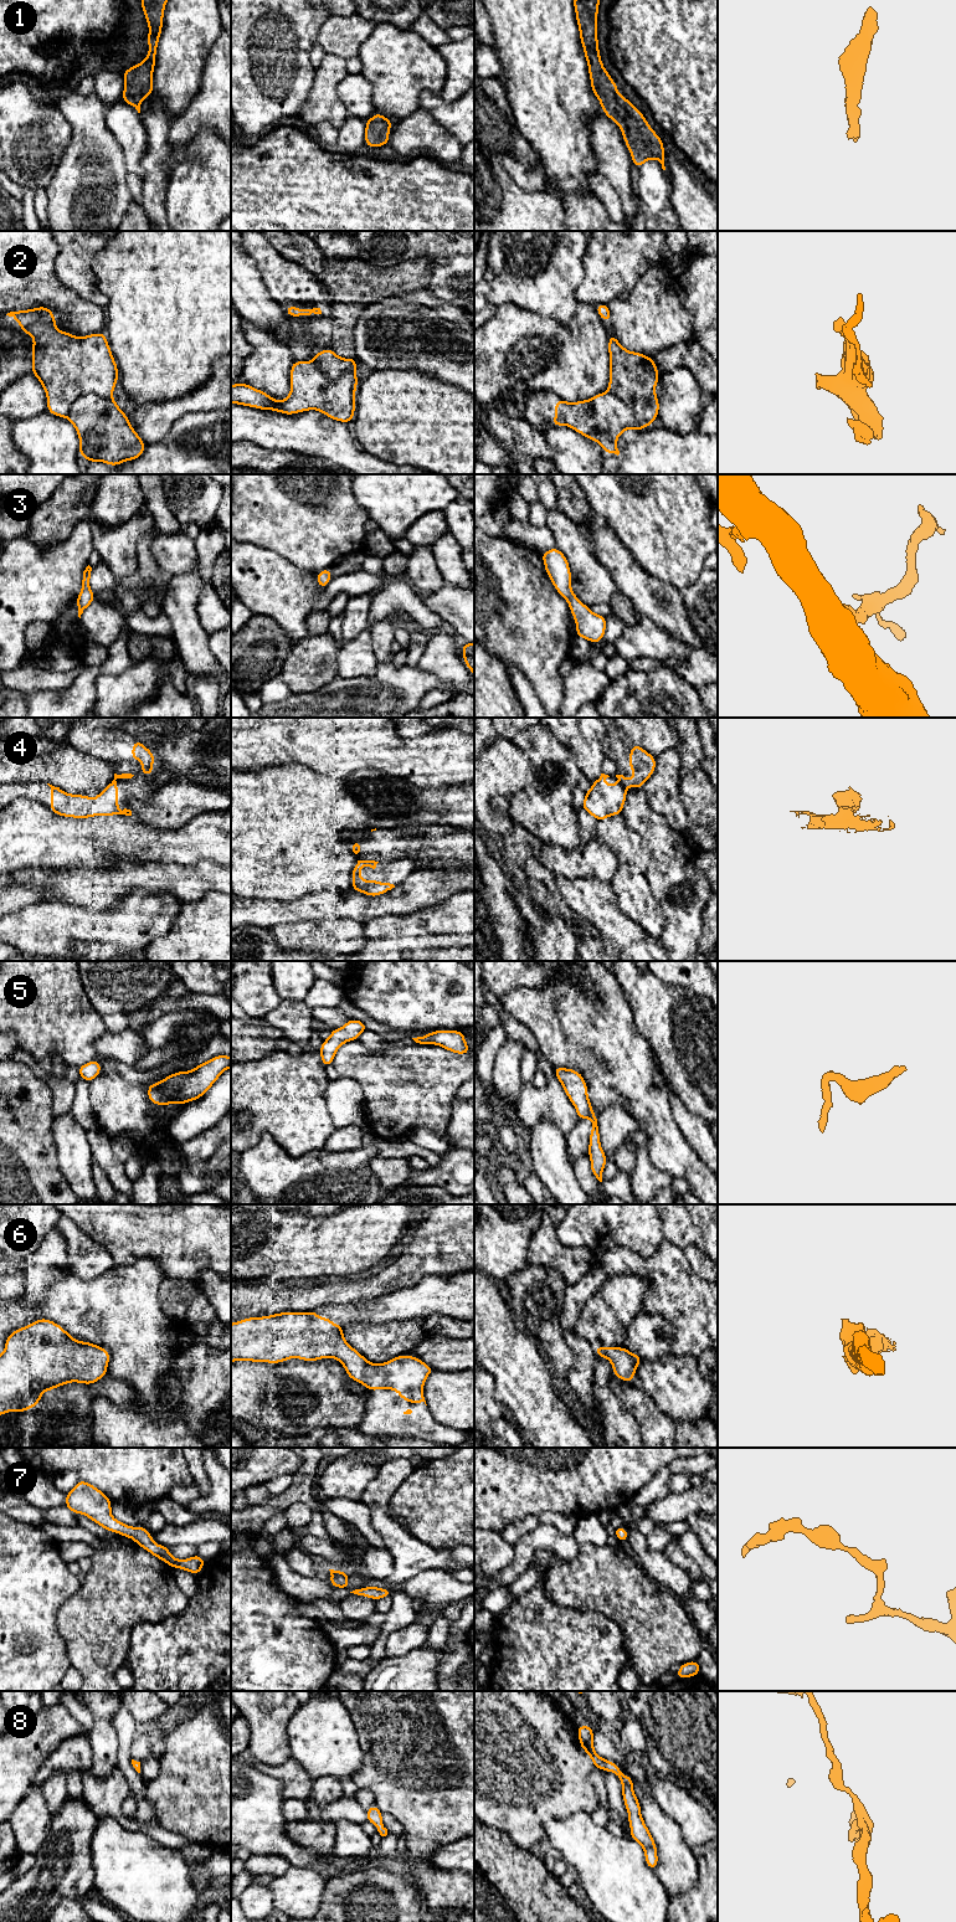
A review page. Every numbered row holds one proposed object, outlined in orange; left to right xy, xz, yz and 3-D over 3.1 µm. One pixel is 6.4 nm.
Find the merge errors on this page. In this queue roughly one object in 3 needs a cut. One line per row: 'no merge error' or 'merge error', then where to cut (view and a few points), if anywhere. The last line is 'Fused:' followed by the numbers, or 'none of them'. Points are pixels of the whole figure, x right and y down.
1: no merge error; no cut
2: merge error; cut in xy along (111, 396), (83, 394), (72, 404), (66, 416)
3: no merge error; no cut
4: merge error; cut in yz along (618, 781), (626, 791)
5: no merge error; no cut
6: no merge error; no cut
7: no merge error; no cut
8: no merge error; no cut
Fused: 2, 4

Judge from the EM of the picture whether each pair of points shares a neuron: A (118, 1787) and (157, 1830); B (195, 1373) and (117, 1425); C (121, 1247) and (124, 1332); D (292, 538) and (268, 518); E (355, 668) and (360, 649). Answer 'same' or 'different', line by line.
A: same
B: different
C: different
D: same
E: same

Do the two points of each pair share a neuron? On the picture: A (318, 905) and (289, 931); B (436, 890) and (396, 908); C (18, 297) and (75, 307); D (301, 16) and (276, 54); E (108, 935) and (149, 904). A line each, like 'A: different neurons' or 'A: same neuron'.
A: different neurons
B: same neuron
C: same neuron
D: same neuron
E: same neuron

